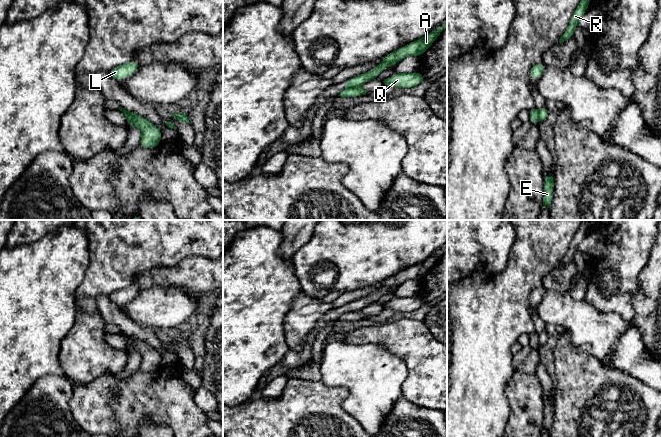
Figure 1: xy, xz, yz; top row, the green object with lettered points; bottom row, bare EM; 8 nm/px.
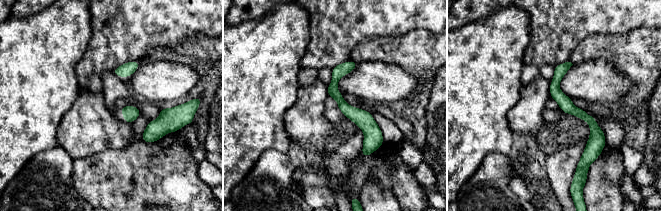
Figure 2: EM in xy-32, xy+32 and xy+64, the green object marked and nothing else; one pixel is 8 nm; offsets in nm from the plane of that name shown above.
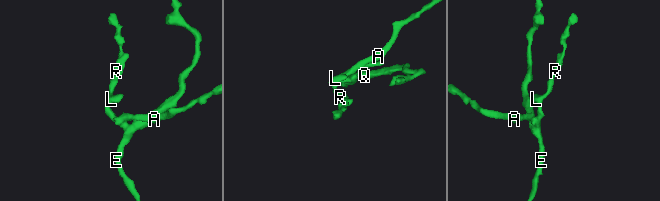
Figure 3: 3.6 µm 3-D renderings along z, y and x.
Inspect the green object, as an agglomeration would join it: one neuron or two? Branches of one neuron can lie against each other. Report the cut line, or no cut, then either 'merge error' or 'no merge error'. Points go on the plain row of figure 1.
xz (359, 310), (348, 312) | merge error

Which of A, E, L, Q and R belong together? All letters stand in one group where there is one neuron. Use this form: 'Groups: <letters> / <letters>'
Groups: A / E L Q R

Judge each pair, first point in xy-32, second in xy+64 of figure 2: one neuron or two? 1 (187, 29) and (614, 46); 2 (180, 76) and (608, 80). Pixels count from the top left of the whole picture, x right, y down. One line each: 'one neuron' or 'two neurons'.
1: two neurons
2: one neuron

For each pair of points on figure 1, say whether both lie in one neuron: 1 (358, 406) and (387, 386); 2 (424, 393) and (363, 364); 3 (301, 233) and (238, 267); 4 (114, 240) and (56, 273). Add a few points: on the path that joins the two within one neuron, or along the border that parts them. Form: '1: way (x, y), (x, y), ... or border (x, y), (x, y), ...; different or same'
1: way (365, 400), (380, 386); same
2: border (402, 360), (407, 368), (403, 395); different
3: border (281, 230), (282, 242), (278, 253), (291, 261); different
4: border (85, 232), (88, 248), (88, 267), (83, 278); different

